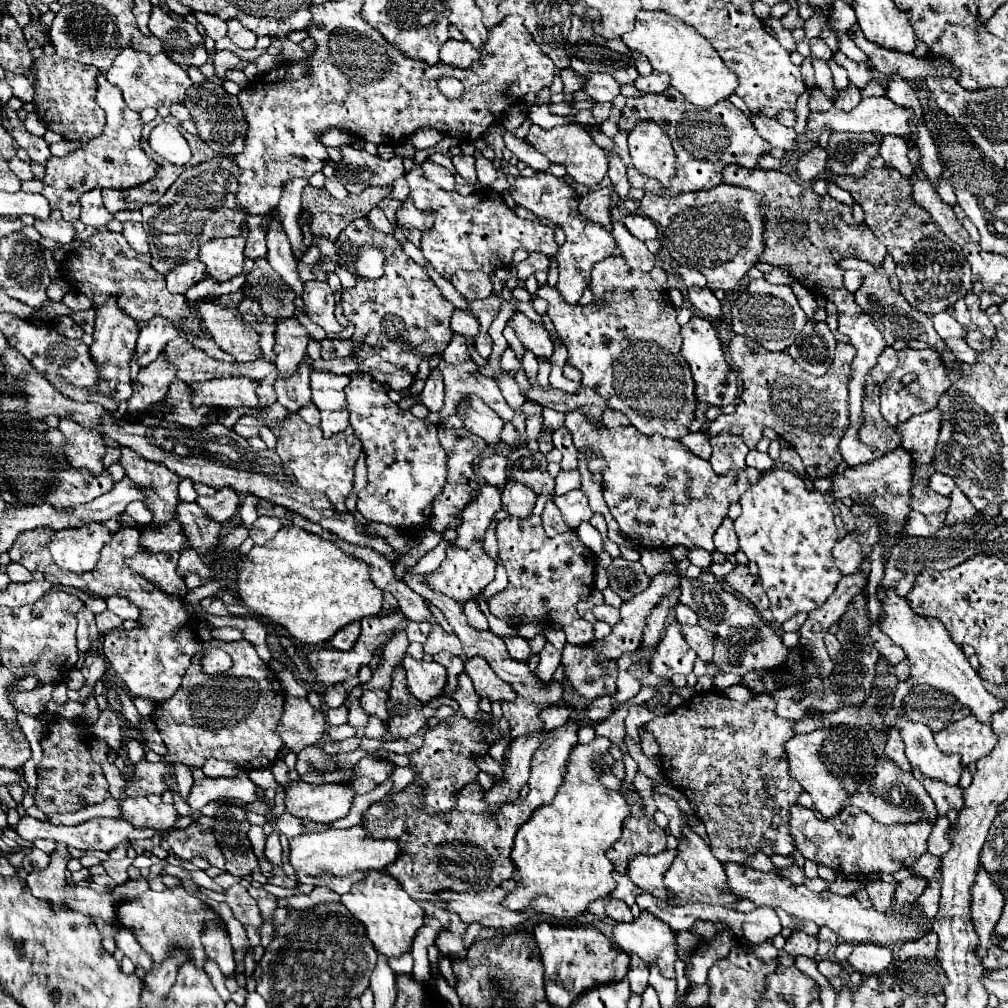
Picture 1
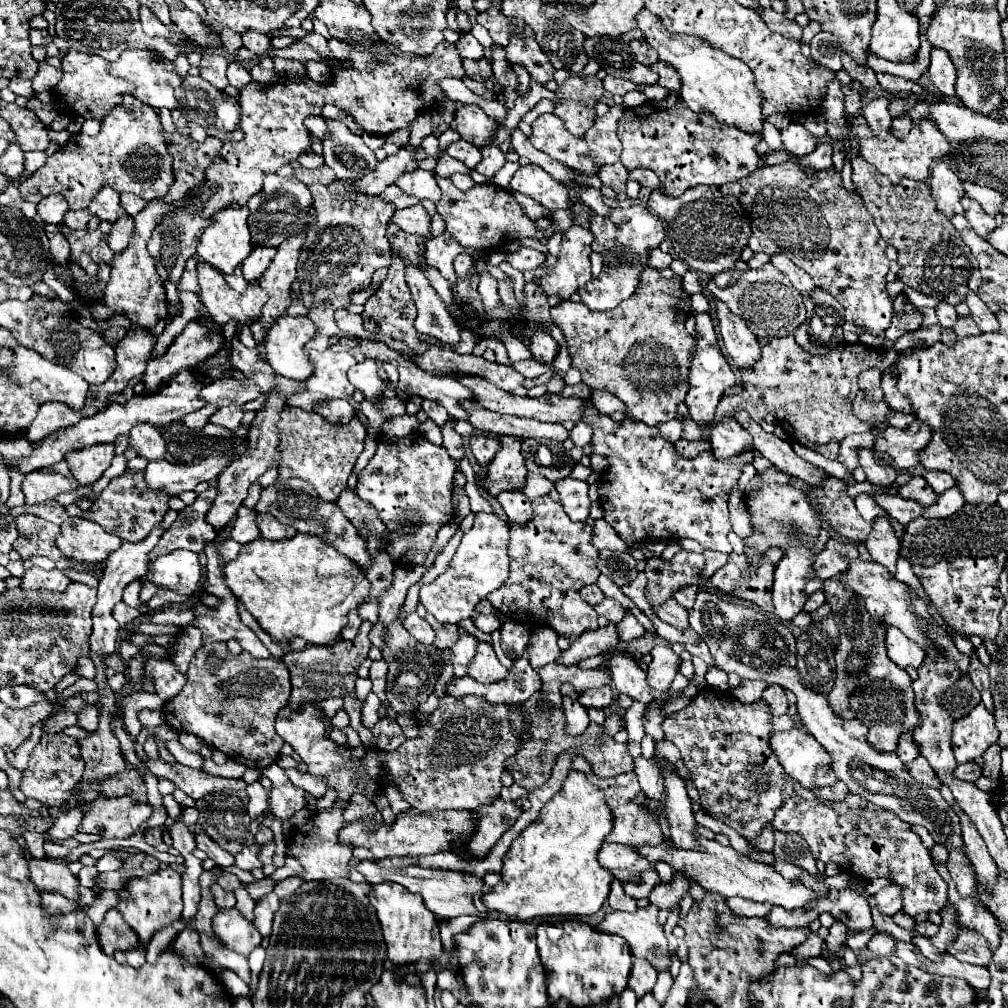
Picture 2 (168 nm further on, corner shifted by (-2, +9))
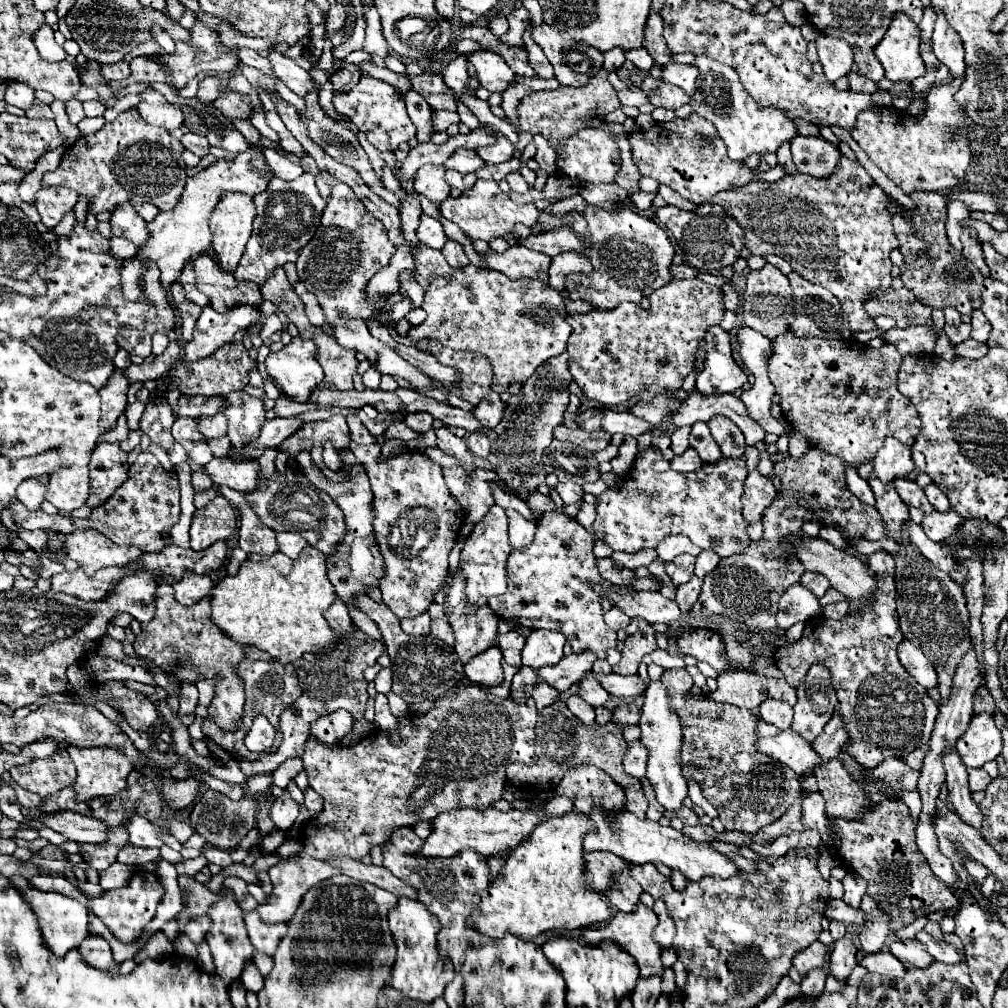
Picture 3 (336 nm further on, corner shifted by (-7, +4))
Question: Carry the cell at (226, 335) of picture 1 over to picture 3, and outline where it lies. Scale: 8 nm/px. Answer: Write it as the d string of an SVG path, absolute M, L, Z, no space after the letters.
M203 252L193 258L193 270L195 270L195 282L197 290L209 296L213 310L225 312L237 304L251 304L259 306L263 302L263 296L259 292L259 286L255 282L243 282L237 280L231 272L225 272L217 266L217 260L213 254Z

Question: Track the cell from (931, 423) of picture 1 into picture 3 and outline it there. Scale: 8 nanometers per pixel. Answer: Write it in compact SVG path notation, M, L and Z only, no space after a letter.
M887 438L883 448L877 452L873 460L873 472L869 478L877 478L881 482L891 482L893 478L905 478L913 472L913 458L909 448L899 448L895 438Z

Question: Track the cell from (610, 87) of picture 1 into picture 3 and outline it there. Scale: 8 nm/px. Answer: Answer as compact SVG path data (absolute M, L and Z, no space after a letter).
M625 90L625 92L619 92L619 102L623 106L643 106L649 102L647 94L643 90Z

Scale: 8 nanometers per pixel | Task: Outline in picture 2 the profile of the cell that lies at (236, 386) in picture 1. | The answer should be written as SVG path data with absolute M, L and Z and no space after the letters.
M188 369L176 373L176 377L160 391L160 393L150 393L150 395L134 395L128 403L120 405L120 403L110 403L106 405L104 409L100 409L96 415L92 417L84 417L80 423L68 427L68 429L62 429L60 433L52 433L50 439L44 439L42 445L38 445L34 449L34 453L26 459L20 459L20 461L14 461L14 465L22 471L22 473L32 473L36 469L42 469L42 467L50 467L58 461L64 459L64 453L72 451L72 449L80 449L80 447L90 447L90 445L96 445L96 443L112 443L118 435L128 435L130 429L136 425L136 423L152 423L152 425L168 425L170 421L178 421L182 419L184 415L188 413L194 413L198 411L200 407L206 405L204 399L200 399L200 389L206 387L208 383L190 373Z

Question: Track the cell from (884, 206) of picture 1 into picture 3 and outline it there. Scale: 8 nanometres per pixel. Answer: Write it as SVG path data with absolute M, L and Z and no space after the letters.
M913 192L911 198L917 204L915 210L909 210L909 216L913 218L913 222L905 224L903 216L893 216L895 234L899 238L899 252L905 256L905 264L901 266L901 274L899 274L899 278L903 280L903 286L907 290L911 290L921 302L925 302L925 306L941 308L941 310L951 306L951 308L957 308L961 314L971 314L973 308L981 306L979 294L981 294L981 286L983 286L983 276L981 276L981 272L969 260L965 260L961 254L957 254L949 246L949 240L945 236L947 202L945 202L943 194L939 194L939 192Z

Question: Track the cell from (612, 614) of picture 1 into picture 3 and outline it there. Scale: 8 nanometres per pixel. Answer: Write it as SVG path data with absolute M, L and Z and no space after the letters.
M611 608L609 612L605 612L605 622L611 630L619 632L619 630L625 630L631 624L631 618L625 618L625 614L621 614L621 610Z

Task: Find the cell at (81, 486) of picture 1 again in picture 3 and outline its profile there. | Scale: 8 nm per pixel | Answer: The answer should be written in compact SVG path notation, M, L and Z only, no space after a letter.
M47 476L29 478L23 482L23 490L17 490L17 500L25 504L29 510L37 510L44 501Z

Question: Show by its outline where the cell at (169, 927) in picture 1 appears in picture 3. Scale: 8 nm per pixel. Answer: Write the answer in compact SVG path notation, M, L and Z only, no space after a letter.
M135 870L127 886L109 890L103 896L99 896L99 906L93 910L97 910L97 916L103 920L103 924L111 930L111 934L117 940L121 940L123 944L131 944L139 938L145 924L155 916L155 908L157 908L159 900L163 898L163 894L165 894L165 890L155 872Z

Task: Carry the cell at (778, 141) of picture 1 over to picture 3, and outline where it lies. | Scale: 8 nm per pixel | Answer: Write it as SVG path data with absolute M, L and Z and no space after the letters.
M799 136L791 142L791 152L797 170L817 178L831 176L841 158L839 148L819 136Z

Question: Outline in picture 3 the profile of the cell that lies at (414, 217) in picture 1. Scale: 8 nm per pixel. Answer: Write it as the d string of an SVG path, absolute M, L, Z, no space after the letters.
M425 164L421 170L417 170L415 182L417 182L417 192L429 198L433 204L441 204L449 196L449 184L443 178L445 168L435 166L435 164Z

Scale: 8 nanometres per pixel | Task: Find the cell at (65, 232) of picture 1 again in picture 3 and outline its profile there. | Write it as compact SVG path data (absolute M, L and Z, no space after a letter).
M49 186L49 188L41 188L35 194L35 206L37 212L41 216L41 222L53 230L61 218L73 210L73 206L77 204L77 192L69 190L69 188L61 188L61 186Z

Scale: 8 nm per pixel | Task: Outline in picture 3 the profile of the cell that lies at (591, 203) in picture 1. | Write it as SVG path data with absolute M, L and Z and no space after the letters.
M563 226L555 232L547 232L547 234L541 232L541 234L523 238L517 244L523 244L529 250L545 252L549 256L557 256L563 252L581 252L585 248L585 244L579 240L579 236L569 226Z

